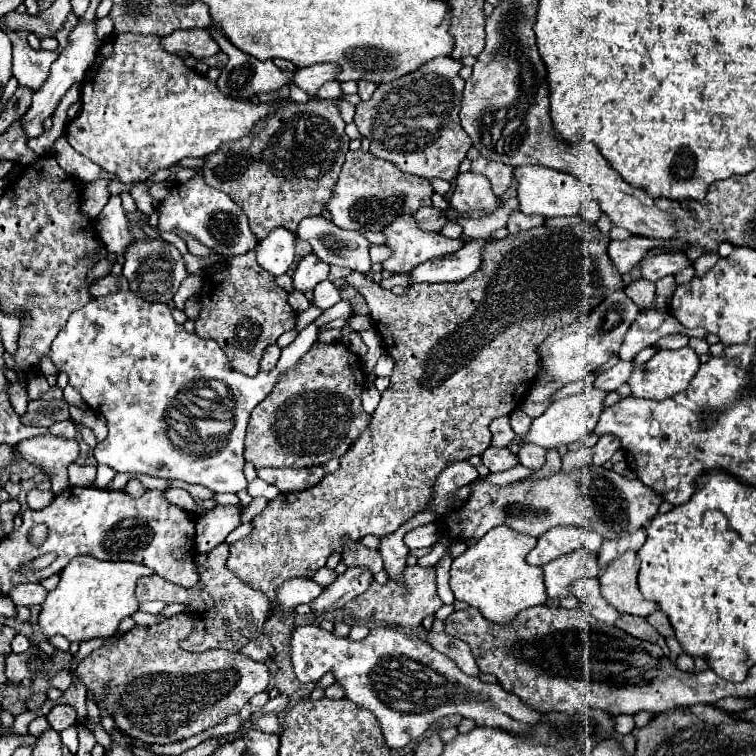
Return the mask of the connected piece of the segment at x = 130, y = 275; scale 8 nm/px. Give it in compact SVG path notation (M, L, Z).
M149 240L149 242L133 242L125 252L123 274L131 286L131 292L141 296L145 302L171 302L181 280L187 276L185 262L179 250L165 240Z

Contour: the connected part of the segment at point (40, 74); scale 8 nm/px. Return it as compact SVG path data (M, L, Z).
M5 28L5 32L9 34L11 42L13 42L13 76L19 80L21 86L29 86L31 90L37 90L41 88L41 84L45 82L45 78L49 76L49 68L51 64L57 60L57 54L61 52L61 46L57 52L43 52L43 50L31 50L31 46L27 44L27 40L19 38L15 32L9 32Z

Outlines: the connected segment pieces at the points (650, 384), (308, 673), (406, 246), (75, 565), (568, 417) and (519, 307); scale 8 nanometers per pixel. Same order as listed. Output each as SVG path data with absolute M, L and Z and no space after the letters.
M689 346L679 348L679 350L659 350L649 362L645 362L643 366L633 370L633 376L629 378L627 384L631 388L631 396L635 396L635 398L665 400L665 398L671 398L671 396L683 392L689 386L689 382L697 370L699 370L699 356Z
M303 624L293 628L289 642L291 642L291 662L297 678L301 682L317 682L327 672L333 672L335 682L345 692L345 698L351 700L353 704L359 704L359 708L365 708L375 714L377 724L385 738L385 746L389 750L405 748L409 742L421 738L435 720L451 714L461 714L463 718L473 720L477 726L499 728L511 734L531 734L537 724L545 722L545 714L529 708L525 702L519 700L519 696L505 692L499 684L485 684L477 676L469 676L461 672L449 656L433 650L425 640L389 626L375 626L371 628L367 638L353 642L349 638L339 638L333 632L327 632L319 626Z
M399 216L385 228L385 236L387 246L393 248L393 256L383 262L383 268L395 274L409 272L439 254L453 254L463 246L461 240L451 240L439 232L425 232L417 228L413 216Z
M93 556L73 558L61 572L59 586L47 594L43 610L39 614L41 632L51 638L63 634L69 642L83 642L91 638L107 638L117 632L119 622L125 616L137 612L139 602L135 598L137 580L155 574L151 568L135 562L103 562Z
M585 390L581 394L553 402L539 418L533 420L529 432L521 438L521 442L537 444L541 448L559 448L559 446L569 446L573 442L583 440L585 436L589 436L595 430L595 424L599 420L601 410L603 410L605 396L607 394L599 392L599 390Z
M579 224L573 228L549 228L549 226L541 226L541 228L531 228L519 234L509 234L507 238L501 240L489 240L489 246L485 246L485 252L481 252L481 268L477 272L473 272L473 276L467 276L465 280L457 282L457 284L413 284L409 286L409 292L405 296L395 296L391 290L381 288L375 282L369 282L363 274L351 272L347 276L347 282L359 290L359 294L365 298L367 306L369 306L369 316L375 322L375 328L379 330L383 344L385 344L385 352L395 360L395 368L391 374L391 384L389 388L381 394L381 402L377 406L377 410L373 412L371 424L367 426L365 438L357 438L353 448L349 448L349 452L345 456L341 456L341 466L337 472L327 474L319 484L301 490L301 492L291 492L291 494L279 494L275 500L269 500L265 510L255 516L253 530L239 542L229 546L229 558L227 558L227 568L239 576L245 584L249 584L251 588L263 592L269 602L271 602L271 610L275 612L283 612L281 606L277 604L277 588L291 578L313 578L315 572L319 568L325 566L327 558L331 554L341 554L343 552L343 542L351 540L351 542L359 542L363 536L373 534L373 536L389 536L391 532L395 532L401 524L405 524L411 516L415 516L421 508L425 508L431 492L433 492L433 482L437 480L437 476L441 474L443 468L447 468L453 460L467 460L475 454L483 454L489 448L491 442L491 432L489 432L489 424L499 418L499 416L509 416L511 410L515 410L521 404L521 398L529 392L537 372L539 372L539 352L537 346L557 328L563 328L567 324L571 324L573 320L577 320L579 316L583 316L583 308L585 312L591 312L593 308L597 308L597 304L601 300L605 300L607 296L611 296L617 290L623 290L623 278L621 274L613 268L613 262L609 260L607 254L607 244L609 244L609 236L603 236L595 226L591 224Z

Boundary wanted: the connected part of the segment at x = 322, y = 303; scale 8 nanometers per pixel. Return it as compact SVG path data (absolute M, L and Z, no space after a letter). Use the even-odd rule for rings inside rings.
M323 280L323 282L313 290L313 294L315 294L315 306L319 306L319 308L323 308L323 310L335 306L335 304L341 300L339 290L333 286L331 280Z

